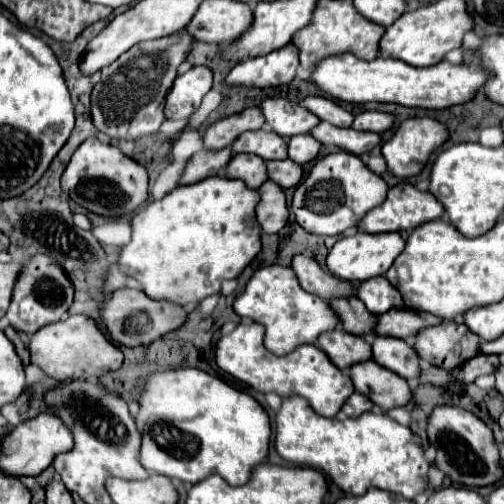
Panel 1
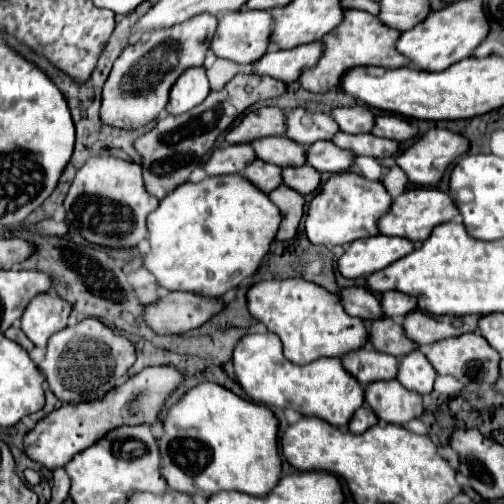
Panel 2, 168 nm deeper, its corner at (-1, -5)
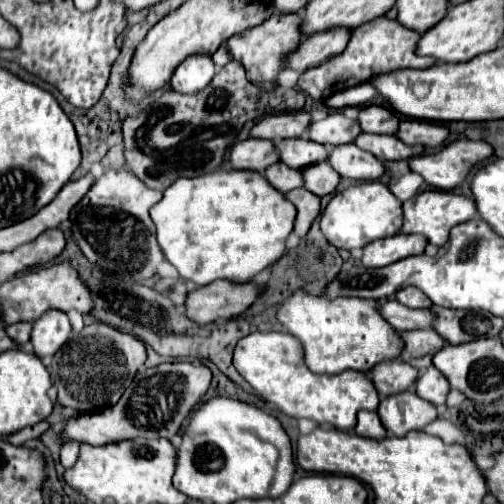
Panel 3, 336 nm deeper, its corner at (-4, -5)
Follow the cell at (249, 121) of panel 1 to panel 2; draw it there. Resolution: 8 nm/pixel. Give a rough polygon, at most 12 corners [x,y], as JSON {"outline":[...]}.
{"outline":[[277,106],[249,112],[225,134],[227,144],[245,144],[285,134]]}

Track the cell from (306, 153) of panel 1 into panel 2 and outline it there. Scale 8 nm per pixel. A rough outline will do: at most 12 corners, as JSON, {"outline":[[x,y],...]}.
{"outline":[[315,142],[305,162],[319,172],[347,172],[353,152]]}

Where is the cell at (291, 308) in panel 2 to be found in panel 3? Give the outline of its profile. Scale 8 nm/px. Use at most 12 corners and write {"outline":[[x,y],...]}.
{"outline":[[302,290],[276,312],[312,372],[370,372],[404,340],[376,300]]}

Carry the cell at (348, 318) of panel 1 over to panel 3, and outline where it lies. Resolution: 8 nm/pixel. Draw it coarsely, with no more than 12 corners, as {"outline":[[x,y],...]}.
{"outline":[[432,328],[402,332],[402,360],[418,370],[432,364],[444,338]]}

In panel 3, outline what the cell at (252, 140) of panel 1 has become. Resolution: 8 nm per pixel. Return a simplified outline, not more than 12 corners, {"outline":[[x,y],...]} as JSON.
{"outline":[[308,138],[280,140],[290,168],[328,160],[328,148]]}

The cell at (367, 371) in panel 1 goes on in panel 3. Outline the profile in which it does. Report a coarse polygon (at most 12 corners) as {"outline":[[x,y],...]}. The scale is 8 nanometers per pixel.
{"outline":[[414,390],[384,398],[378,414],[392,436],[424,430],[436,408]]}

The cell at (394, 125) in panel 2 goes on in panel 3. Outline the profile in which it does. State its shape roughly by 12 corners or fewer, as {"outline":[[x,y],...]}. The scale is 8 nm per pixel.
{"outline":[[402,120],[396,136],[408,146],[436,148],[450,130],[442,124]]}

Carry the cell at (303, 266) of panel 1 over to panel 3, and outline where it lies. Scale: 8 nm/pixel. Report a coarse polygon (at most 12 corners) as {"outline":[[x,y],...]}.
{"outline":[[398,300],[380,302],[380,314],[398,330],[432,328],[436,314]]}

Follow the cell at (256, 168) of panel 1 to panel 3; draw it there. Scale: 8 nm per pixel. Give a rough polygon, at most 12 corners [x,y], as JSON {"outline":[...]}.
{"outline":[[284,162],[266,168],[264,176],[282,194],[302,188],[302,170]]}

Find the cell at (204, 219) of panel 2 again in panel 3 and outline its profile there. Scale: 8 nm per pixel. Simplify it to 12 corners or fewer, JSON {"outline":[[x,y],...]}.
{"outline":[[254,170],[176,180],[150,208],[182,278],[248,282],[296,206]]}

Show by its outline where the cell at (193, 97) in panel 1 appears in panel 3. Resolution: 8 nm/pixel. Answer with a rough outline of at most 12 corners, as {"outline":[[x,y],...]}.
{"outline":[[208,54],[188,56],[170,78],[180,94],[200,92],[214,76]]}

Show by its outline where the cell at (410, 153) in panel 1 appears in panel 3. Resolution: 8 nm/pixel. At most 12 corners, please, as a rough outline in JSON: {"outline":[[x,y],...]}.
{"outline":[[456,140],[416,156],[410,168],[452,190],[490,158],[488,142]]}

